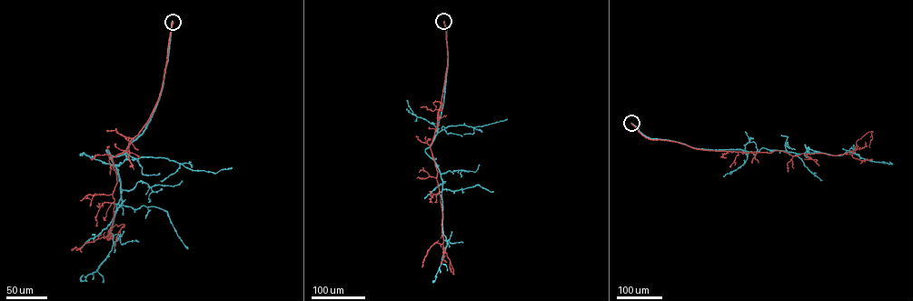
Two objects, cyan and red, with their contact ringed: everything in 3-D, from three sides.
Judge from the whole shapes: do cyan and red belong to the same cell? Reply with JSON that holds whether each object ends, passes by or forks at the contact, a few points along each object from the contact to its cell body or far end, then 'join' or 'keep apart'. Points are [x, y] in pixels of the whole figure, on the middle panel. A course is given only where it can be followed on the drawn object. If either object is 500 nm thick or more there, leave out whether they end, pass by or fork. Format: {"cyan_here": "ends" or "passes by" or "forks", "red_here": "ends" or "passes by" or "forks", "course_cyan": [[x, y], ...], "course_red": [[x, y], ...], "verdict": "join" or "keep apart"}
{"course_cyan": [[443, 21], [448, 62], [443, 103], [437, 135], [425, 151], [442, 181], [447, 245], [433, 280]], "course_red": [[443, 21], [447, 65], [437, 127], [430, 148], [437, 171], [443, 246], [452, 272], [451, 271], [450, 262]], "verdict": "keep apart"}

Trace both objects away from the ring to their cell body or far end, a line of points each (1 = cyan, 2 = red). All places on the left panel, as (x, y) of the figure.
1: (173, 22), (147, 125), (124, 155), (106, 150), (120, 183), (113, 244), (95, 272), (83, 275)
2: (173, 22), (158, 100), (138, 135), (112, 159), (117, 181), (108, 236), (115, 225), (124, 225), (114, 248)

